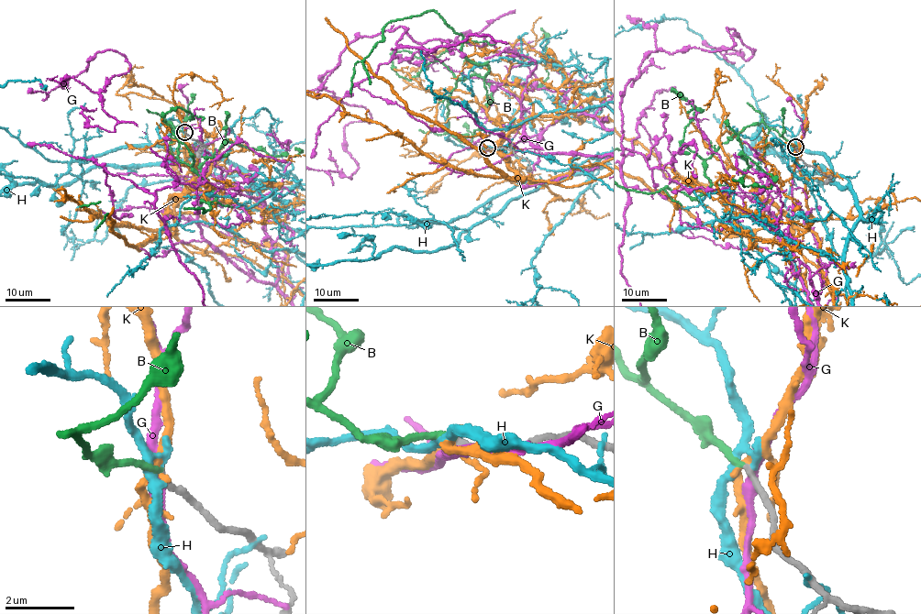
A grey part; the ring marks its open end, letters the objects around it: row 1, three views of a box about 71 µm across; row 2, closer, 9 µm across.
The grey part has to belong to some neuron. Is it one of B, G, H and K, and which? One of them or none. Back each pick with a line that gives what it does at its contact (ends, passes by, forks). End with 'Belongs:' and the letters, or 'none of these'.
B: It ends there
Belongs: B

